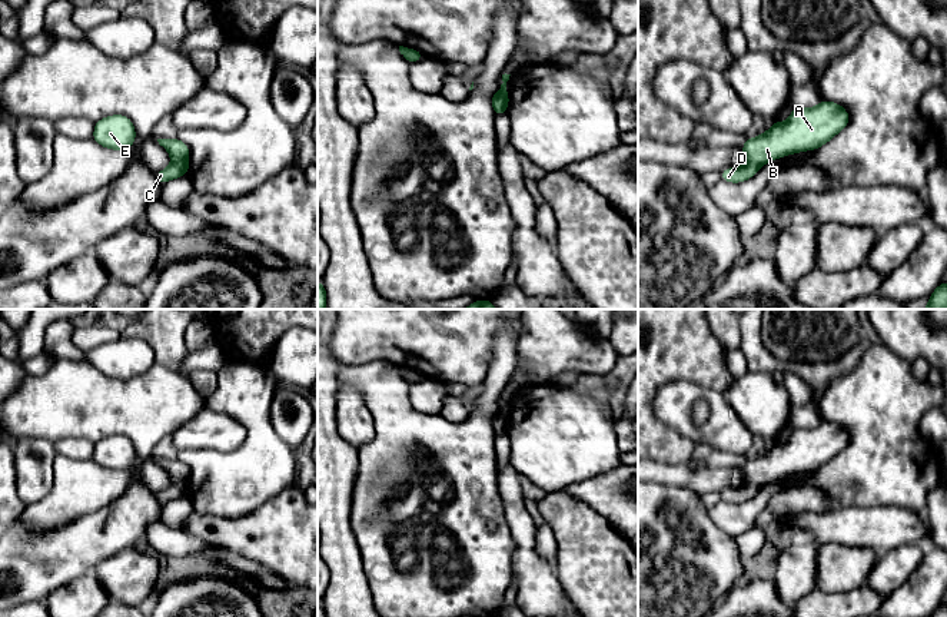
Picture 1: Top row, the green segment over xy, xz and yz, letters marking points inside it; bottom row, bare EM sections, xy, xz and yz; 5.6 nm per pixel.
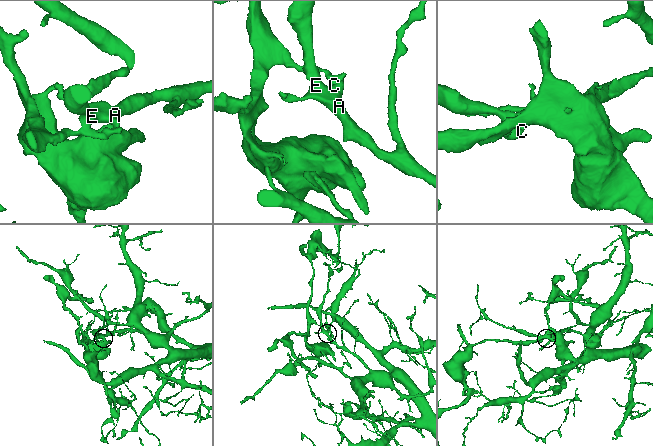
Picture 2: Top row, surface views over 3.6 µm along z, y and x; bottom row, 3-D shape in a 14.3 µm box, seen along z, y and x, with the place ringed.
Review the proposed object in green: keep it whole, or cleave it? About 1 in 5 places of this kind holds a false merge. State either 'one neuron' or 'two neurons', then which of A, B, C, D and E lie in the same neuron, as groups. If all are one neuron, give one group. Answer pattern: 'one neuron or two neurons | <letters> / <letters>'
two neurons | A B E / C D

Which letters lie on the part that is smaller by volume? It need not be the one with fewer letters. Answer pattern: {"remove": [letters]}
{"remove": ["C", "D"]}

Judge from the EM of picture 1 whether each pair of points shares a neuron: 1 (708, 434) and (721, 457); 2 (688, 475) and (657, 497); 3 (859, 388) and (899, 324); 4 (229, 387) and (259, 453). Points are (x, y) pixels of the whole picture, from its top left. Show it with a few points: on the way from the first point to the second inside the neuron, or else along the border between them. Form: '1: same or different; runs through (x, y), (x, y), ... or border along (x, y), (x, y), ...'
1: different; border along (697, 444), (710, 444), (715, 448), (744, 455)
2: different; border along (653, 481), (685, 486), (700, 496)
3: different; border along (883, 342), (910, 362)
4: same; runs through (243, 402), (256, 418), (259, 437)

